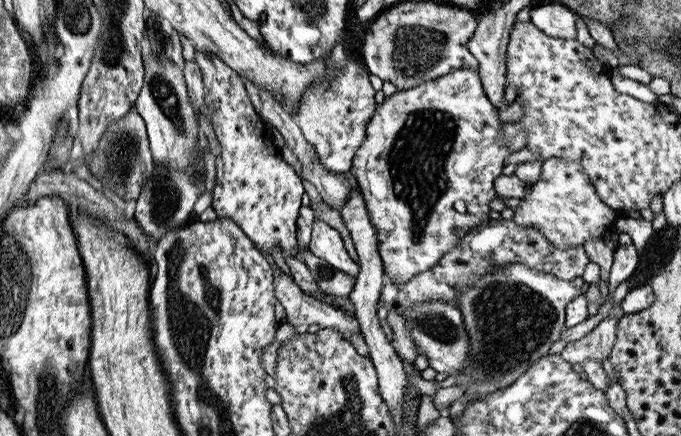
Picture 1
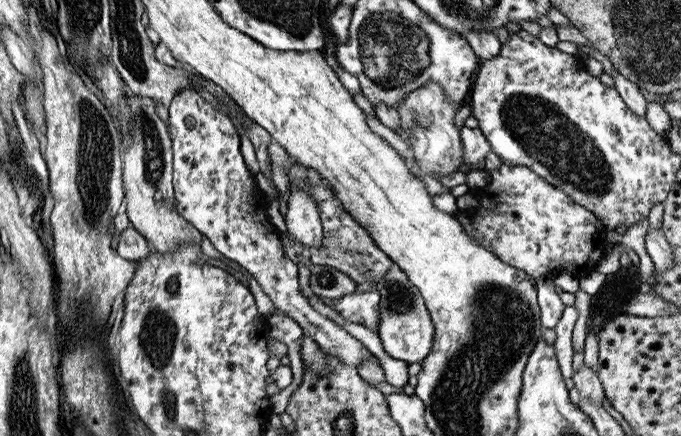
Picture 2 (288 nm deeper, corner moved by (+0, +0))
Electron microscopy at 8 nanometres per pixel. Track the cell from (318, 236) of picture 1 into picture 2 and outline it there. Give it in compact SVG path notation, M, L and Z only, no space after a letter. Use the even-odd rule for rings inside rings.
M291 182L291 194L287 198L287 212L283 218L289 236L303 248L317 250L323 246L323 220L317 210L319 206L315 206L311 194L295 188Z

